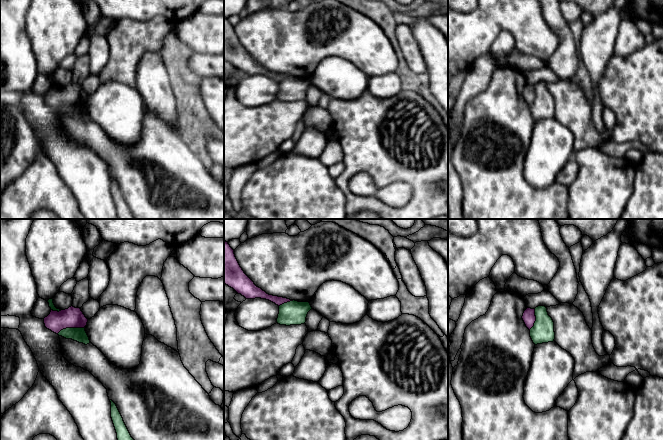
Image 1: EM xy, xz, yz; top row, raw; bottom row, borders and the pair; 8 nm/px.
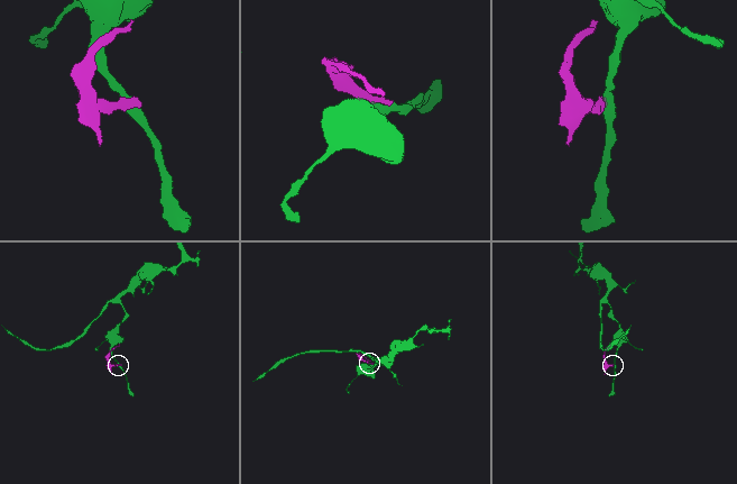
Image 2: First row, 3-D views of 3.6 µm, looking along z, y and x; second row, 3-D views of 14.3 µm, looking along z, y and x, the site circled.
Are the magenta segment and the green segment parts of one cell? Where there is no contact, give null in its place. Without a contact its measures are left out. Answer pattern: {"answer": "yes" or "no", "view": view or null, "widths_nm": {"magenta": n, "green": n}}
{"answer": "no", "view": "xy", "widths_nm": {"magenta": 160, "green": 110}}

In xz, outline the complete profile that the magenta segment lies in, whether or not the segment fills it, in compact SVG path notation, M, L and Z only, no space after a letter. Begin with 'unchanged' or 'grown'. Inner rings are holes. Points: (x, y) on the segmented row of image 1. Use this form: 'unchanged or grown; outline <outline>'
unchanged; outline M224 241L224 284L233 288L246 299L266 299L278 306L293 301L287 298L269 295L257 287L244 273L235 257L234 250L226 241Z

